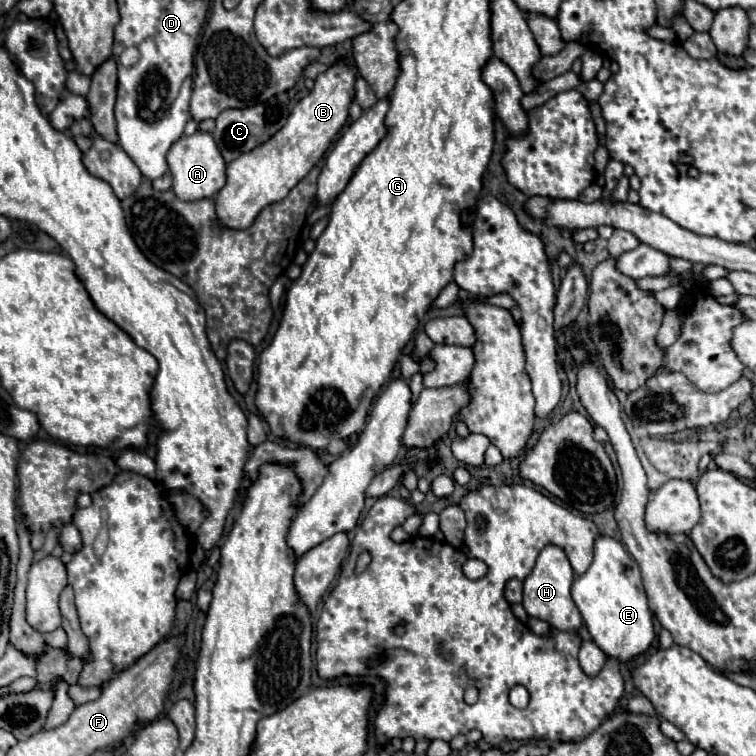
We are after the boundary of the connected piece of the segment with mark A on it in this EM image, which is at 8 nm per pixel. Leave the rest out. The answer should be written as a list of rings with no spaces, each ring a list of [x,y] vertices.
[[[195,132],[193,136],[183,136],[167,152],[167,164],[173,176],[173,192],[179,200],[193,202],[201,198],[213,198],[225,186],[225,160],[215,148],[215,140],[207,132]]]

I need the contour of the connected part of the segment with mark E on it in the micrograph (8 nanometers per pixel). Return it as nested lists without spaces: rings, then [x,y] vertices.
[[[599,536],[595,542],[595,558],[589,570],[575,578],[571,596],[579,608],[593,642],[607,658],[629,662],[643,654],[655,642],[653,614],[641,584],[641,572],[635,560],[625,552],[623,544],[609,536]]]

